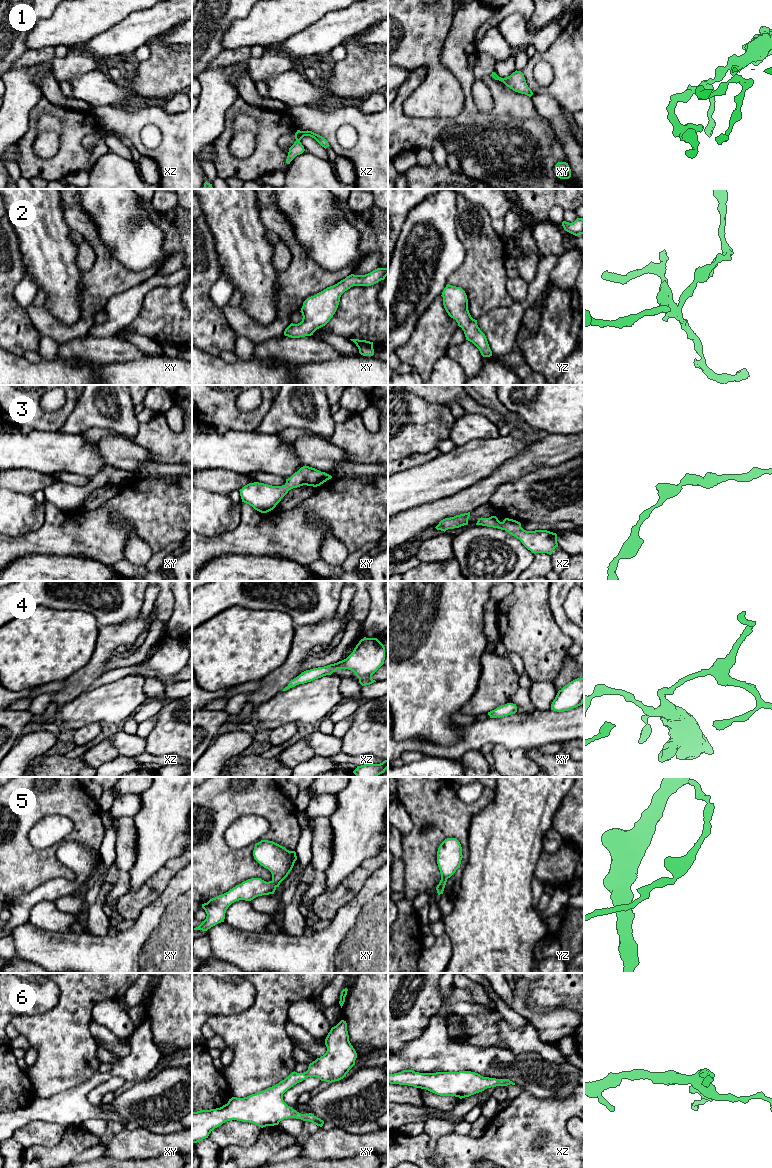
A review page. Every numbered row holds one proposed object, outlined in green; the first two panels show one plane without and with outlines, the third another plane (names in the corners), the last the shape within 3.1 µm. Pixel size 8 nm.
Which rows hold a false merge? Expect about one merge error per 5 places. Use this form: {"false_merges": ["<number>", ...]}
{"false_merges": []}

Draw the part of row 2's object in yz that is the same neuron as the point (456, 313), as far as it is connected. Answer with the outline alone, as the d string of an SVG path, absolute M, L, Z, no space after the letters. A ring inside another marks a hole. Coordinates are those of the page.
M447 284L441 296L446 312L462 328L466 340L472 342L483 357L492 356L485 334L478 327L477 320L473 319L469 313L465 291L461 287Z

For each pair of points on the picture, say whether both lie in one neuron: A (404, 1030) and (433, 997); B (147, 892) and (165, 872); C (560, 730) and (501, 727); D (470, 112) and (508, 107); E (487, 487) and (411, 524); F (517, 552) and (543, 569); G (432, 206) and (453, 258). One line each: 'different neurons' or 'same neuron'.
A: same neuron
B: same neuron
C: same neuron
D: same neuron
E: same neuron
F: different neurons
G: same neuron

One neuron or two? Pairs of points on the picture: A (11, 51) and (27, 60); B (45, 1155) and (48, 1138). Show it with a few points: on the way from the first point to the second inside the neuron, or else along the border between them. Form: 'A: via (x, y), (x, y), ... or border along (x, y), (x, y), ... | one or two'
A: border along (27, 49), (10, 68) | two
B: border along (65, 1132), (55, 1145), (31, 1145), (25, 1149) | two

